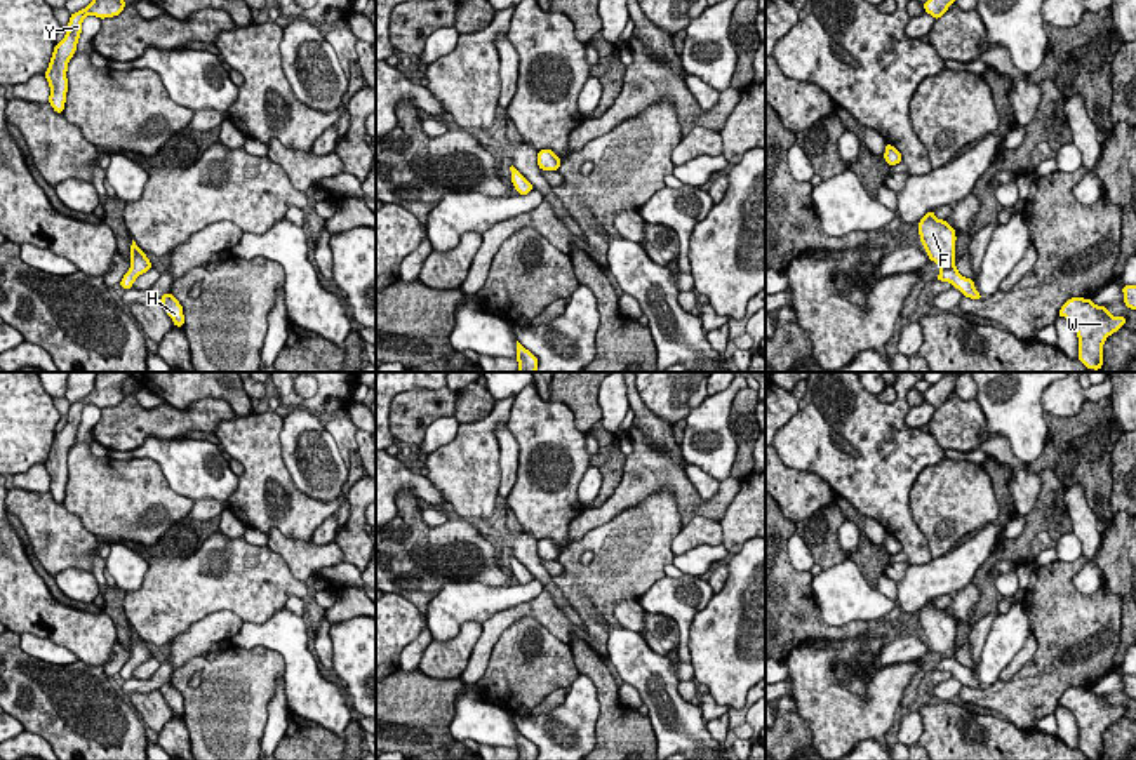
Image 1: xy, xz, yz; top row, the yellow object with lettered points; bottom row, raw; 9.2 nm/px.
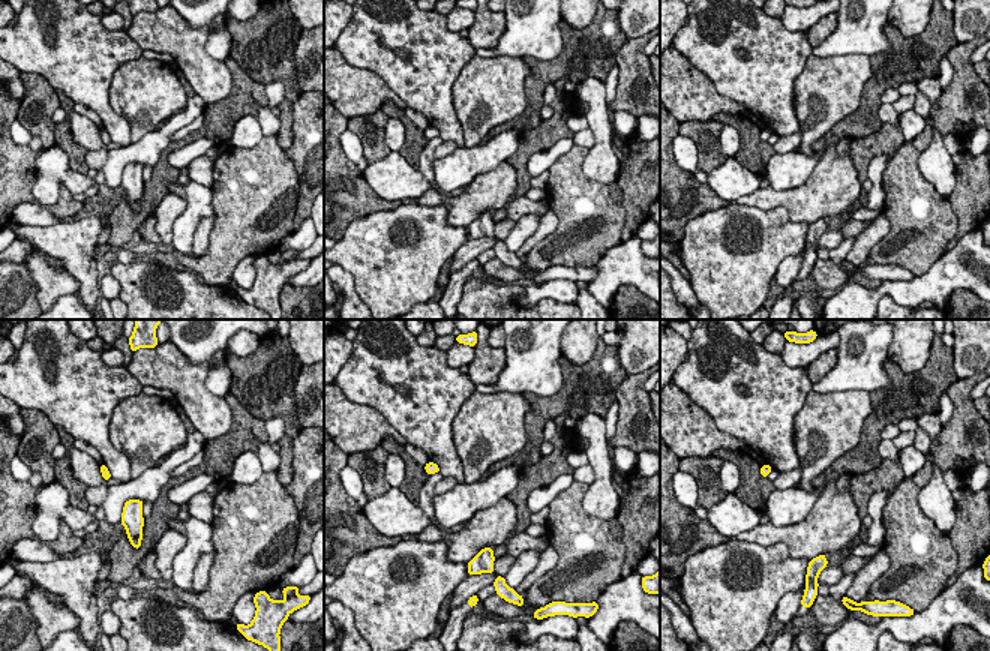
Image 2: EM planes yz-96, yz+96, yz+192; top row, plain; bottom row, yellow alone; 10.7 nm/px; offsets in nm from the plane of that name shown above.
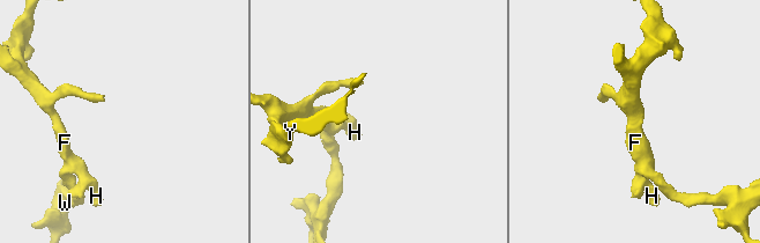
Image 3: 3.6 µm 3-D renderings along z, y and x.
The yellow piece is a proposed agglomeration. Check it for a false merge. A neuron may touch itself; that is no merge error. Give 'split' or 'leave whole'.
leave whole

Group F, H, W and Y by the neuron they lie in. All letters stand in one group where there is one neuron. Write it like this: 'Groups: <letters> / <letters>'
Groups: F H W Y

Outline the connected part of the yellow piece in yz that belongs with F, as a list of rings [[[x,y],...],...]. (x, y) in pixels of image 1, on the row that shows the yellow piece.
[[[929,210],[919,223],[919,235],[929,259],[941,266],[936,280],[950,282],[966,297],[981,299],[972,278],[964,278],[955,268],[955,230],[945,219],[936,219],[934,210]]]

